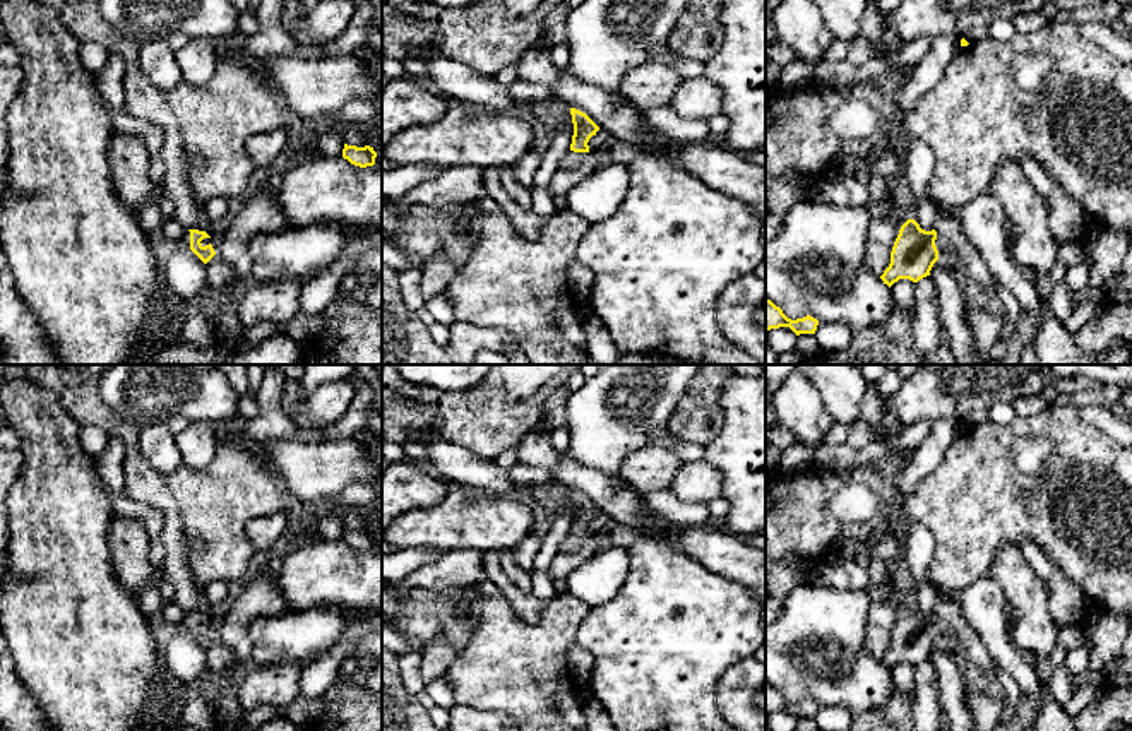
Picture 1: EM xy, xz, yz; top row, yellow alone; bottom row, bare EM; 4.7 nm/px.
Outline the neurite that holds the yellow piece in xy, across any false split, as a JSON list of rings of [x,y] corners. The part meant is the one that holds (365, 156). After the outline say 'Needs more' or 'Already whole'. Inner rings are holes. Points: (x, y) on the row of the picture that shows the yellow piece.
[[[344,144],[343,157],[354,166],[366,168],[375,164],[377,152],[370,146],[356,147]]]. Already whole

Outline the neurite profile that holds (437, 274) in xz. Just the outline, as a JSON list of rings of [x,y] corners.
[[[437,253],[426,265],[423,265],[421,293],[425,300],[430,301],[445,293],[459,269],[459,265],[449,262],[442,253]]]

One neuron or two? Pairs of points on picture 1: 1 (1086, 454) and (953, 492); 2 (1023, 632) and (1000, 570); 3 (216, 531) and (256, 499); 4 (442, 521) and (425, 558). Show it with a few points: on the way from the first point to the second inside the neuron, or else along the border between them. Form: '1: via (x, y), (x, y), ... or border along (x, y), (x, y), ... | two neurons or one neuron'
1: via (1055, 478), (1033, 500), (987, 500) | one neuron
2: via (1024, 617), (1024, 594), (1016, 586) | one neuron
3: via (226, 521), (245, 502) | one neuron
4: border along (399, 548), (437, 548), (442, 553) | two neurons

